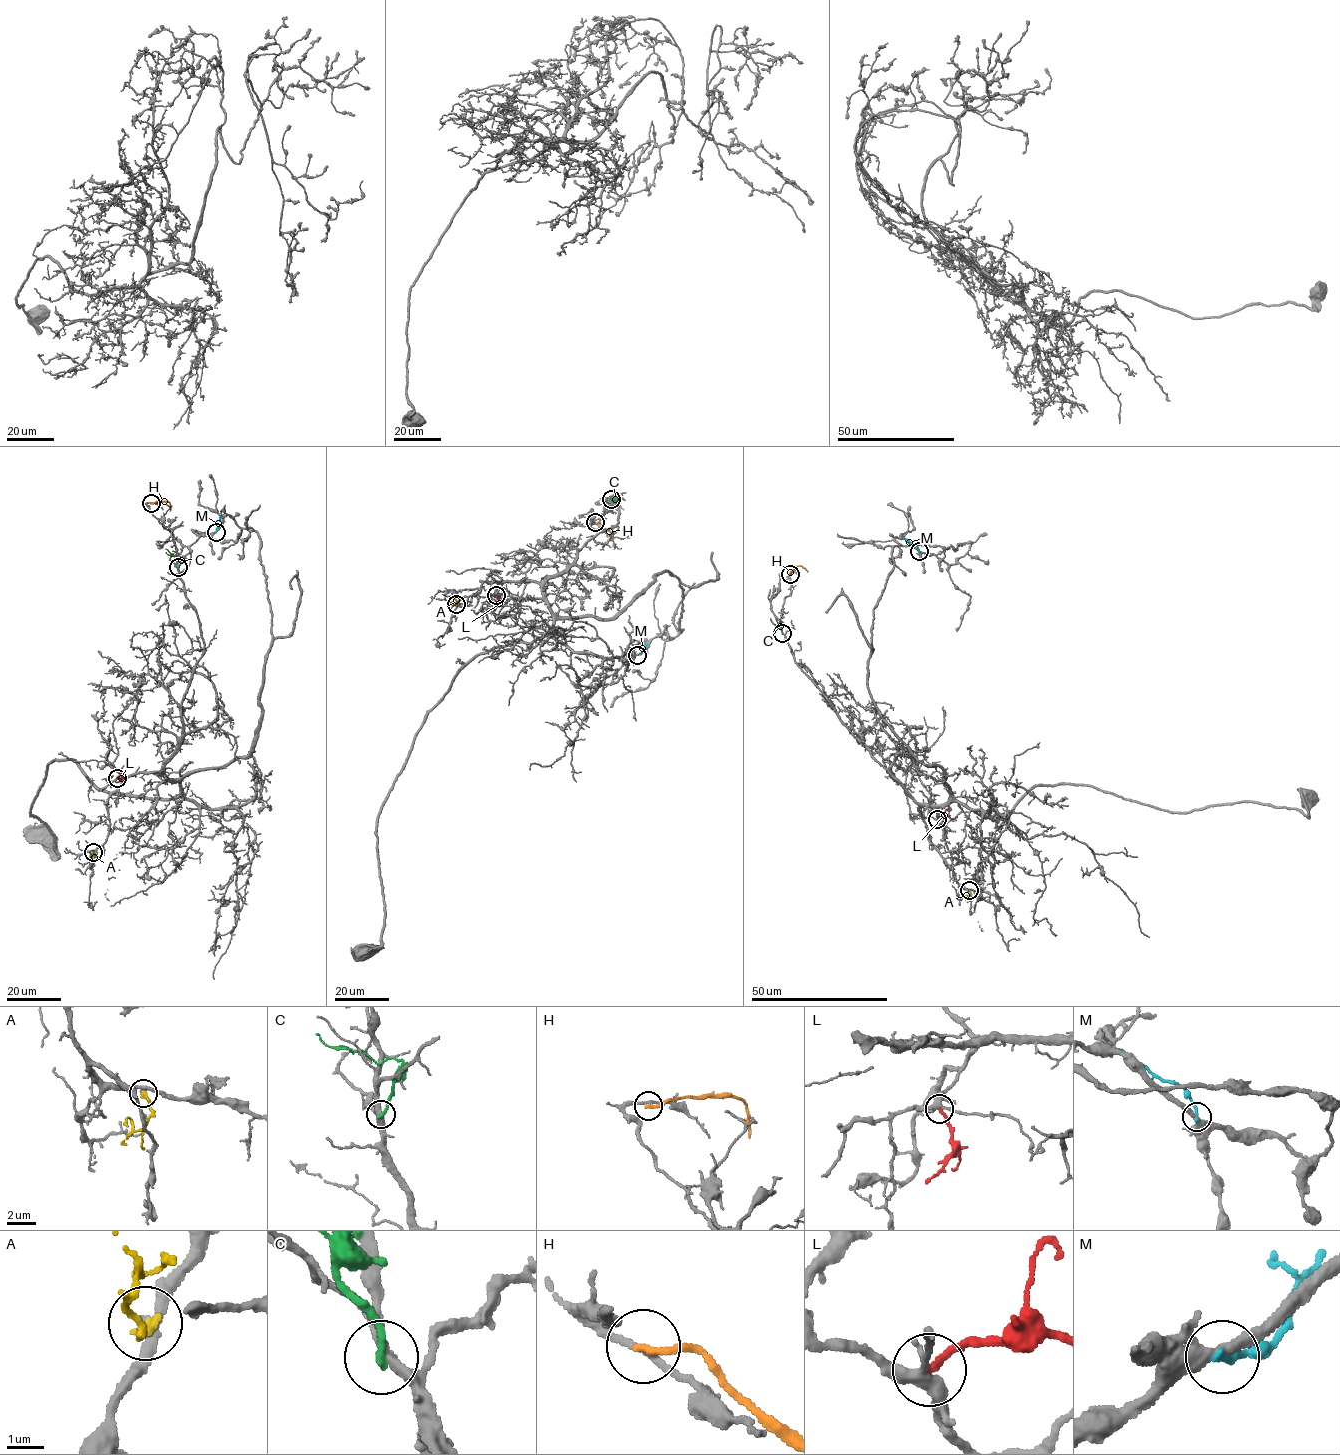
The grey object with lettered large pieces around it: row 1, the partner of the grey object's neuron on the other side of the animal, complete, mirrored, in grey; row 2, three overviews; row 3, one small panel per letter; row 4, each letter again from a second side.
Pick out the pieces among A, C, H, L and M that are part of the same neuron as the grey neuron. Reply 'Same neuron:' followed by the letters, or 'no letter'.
Same neuron: no letter

